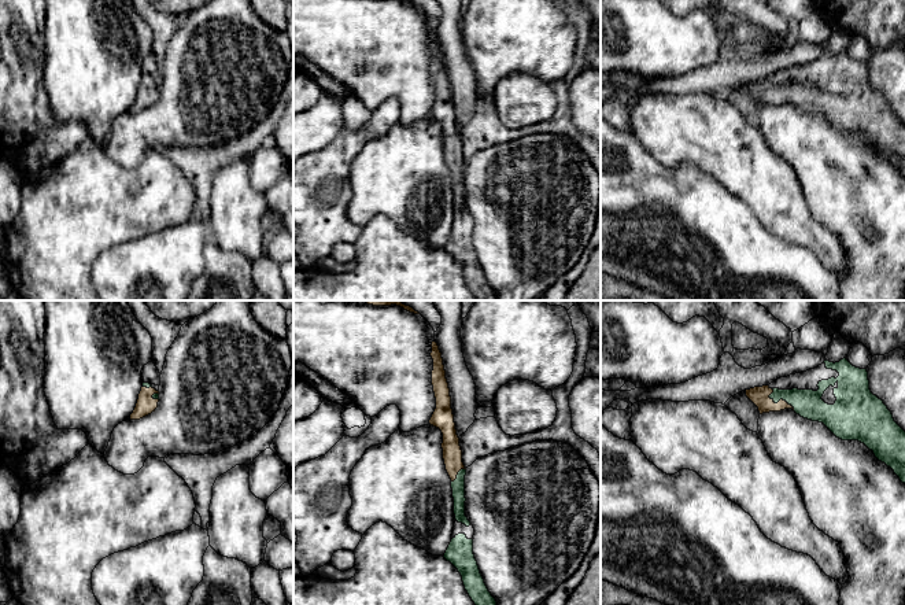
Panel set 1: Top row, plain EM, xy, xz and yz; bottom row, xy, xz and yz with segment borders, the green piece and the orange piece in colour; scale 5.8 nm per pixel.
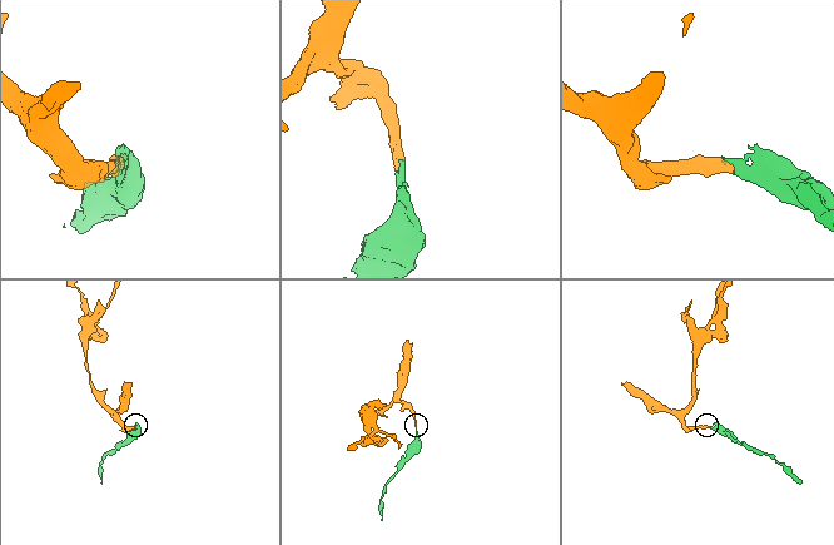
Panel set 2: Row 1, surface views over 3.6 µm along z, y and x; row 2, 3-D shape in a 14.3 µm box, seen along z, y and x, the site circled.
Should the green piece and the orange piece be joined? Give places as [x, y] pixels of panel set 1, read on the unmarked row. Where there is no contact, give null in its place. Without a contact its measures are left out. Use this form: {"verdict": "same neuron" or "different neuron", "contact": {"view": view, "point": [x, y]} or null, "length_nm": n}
{"verdict": "same neuron", "contact": {"view": "yz", "point": [778, 93]}, "length_nm": 190}

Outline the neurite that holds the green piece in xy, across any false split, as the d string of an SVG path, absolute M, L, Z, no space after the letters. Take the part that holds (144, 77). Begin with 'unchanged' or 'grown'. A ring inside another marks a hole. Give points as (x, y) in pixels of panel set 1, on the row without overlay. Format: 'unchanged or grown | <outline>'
grown | M143 75L141 84L130 112L140 112L158 100L159 84L156 84L149 75Z

